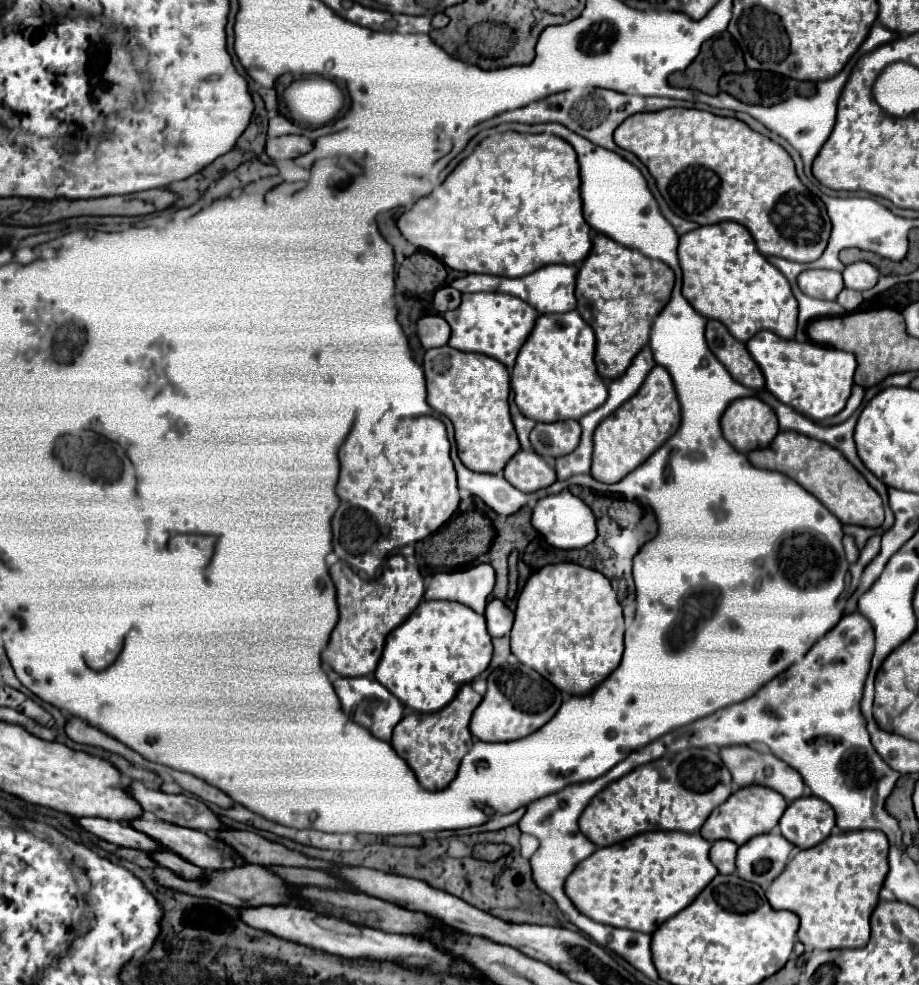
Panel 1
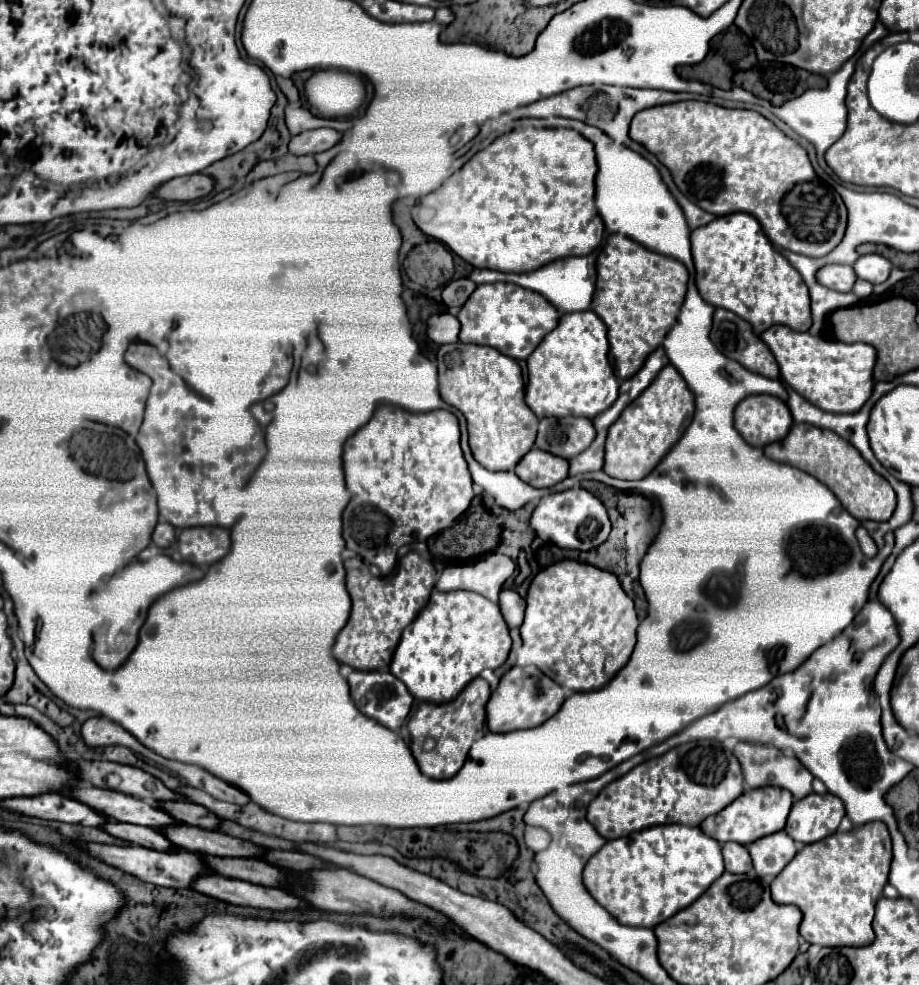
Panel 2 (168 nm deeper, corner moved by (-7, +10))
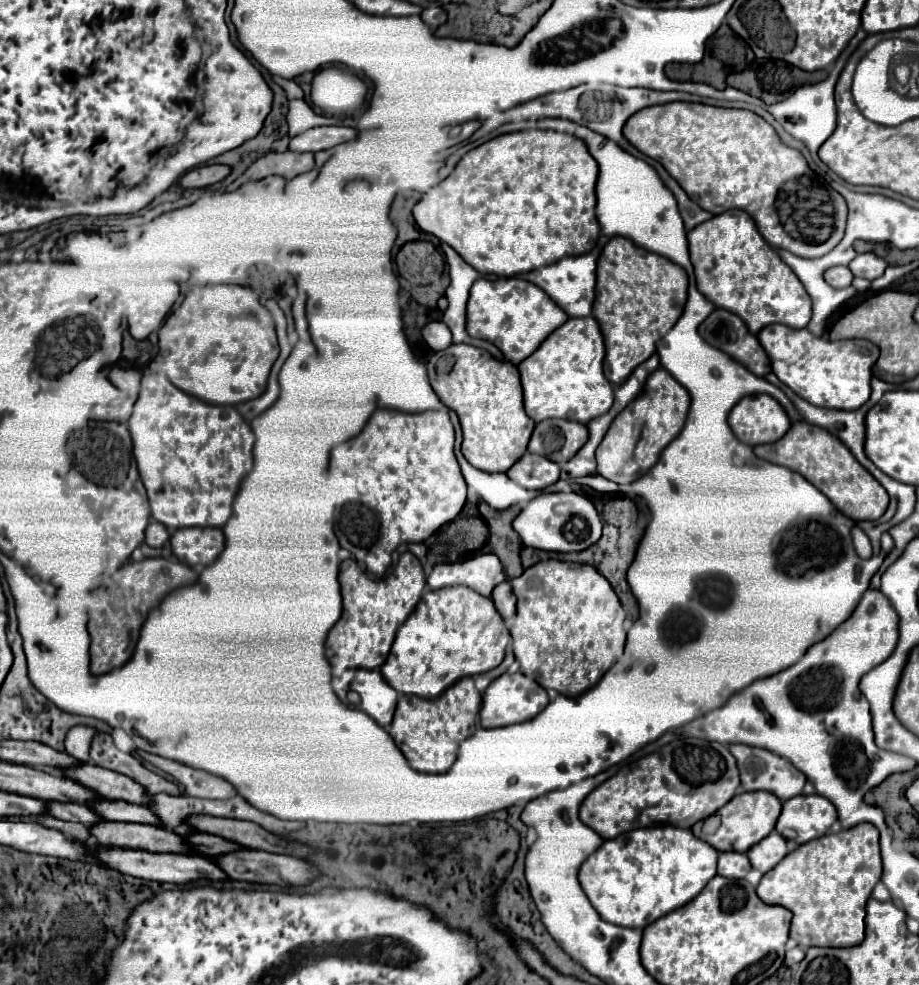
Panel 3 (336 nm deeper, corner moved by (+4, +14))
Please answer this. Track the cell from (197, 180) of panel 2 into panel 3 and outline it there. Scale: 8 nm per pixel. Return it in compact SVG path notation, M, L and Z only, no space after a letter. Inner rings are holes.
M213 164L213 166L201 166L201 168L193 168L187 174L183 174L177 182L183 188L205 188L211 186L219 180L223 180L227 174L231 172L231 168L221 166L221 164Z

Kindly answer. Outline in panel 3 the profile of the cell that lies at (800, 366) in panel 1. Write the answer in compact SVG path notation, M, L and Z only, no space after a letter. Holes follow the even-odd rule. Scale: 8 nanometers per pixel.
M769 324L757 334L761 346L771 358L771 368L775 376L787 384L797 396L805 398L813 406L825 406L825 408L839 408L839 410L855 410L861 404L869 400L871 394L871 366L879 358L879 348L869 340L825 340L819 336L813 336L809 330L793 330L785 324Z

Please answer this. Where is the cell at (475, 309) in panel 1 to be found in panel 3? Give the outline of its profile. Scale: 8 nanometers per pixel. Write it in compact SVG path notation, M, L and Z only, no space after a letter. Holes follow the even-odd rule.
M479 278L469 292L465 330L471 338L495 344L509 362L519 364L533 354L533 350L537 350L537 346L551 334L553 328L567 318L569 316L539 286L533 286L531 282L519 278Z

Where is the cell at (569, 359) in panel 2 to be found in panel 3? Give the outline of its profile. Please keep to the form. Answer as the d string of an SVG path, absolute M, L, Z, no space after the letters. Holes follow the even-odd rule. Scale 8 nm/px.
M591 316L569 318L555 328L541 346L517 368L523 384L523 404L531 420L567 418L581 424L605 414L613 404L613 384L603 374L605 346L597 320Z

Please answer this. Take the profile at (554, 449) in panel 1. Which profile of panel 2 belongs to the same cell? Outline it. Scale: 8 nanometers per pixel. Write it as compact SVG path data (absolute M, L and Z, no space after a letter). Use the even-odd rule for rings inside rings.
M544 418L540 420L536 448L572 460L582 454L594 438L596 430L588 418Z

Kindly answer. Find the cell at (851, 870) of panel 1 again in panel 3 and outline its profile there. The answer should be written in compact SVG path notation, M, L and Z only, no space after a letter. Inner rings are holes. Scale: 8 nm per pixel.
M863 822L837 834L825 834L789 852L781 866L763 874L757 896L767 904L781 904L793 912L787 948L845 948L863 940L865 902L879 878L879 832L873 824Z

